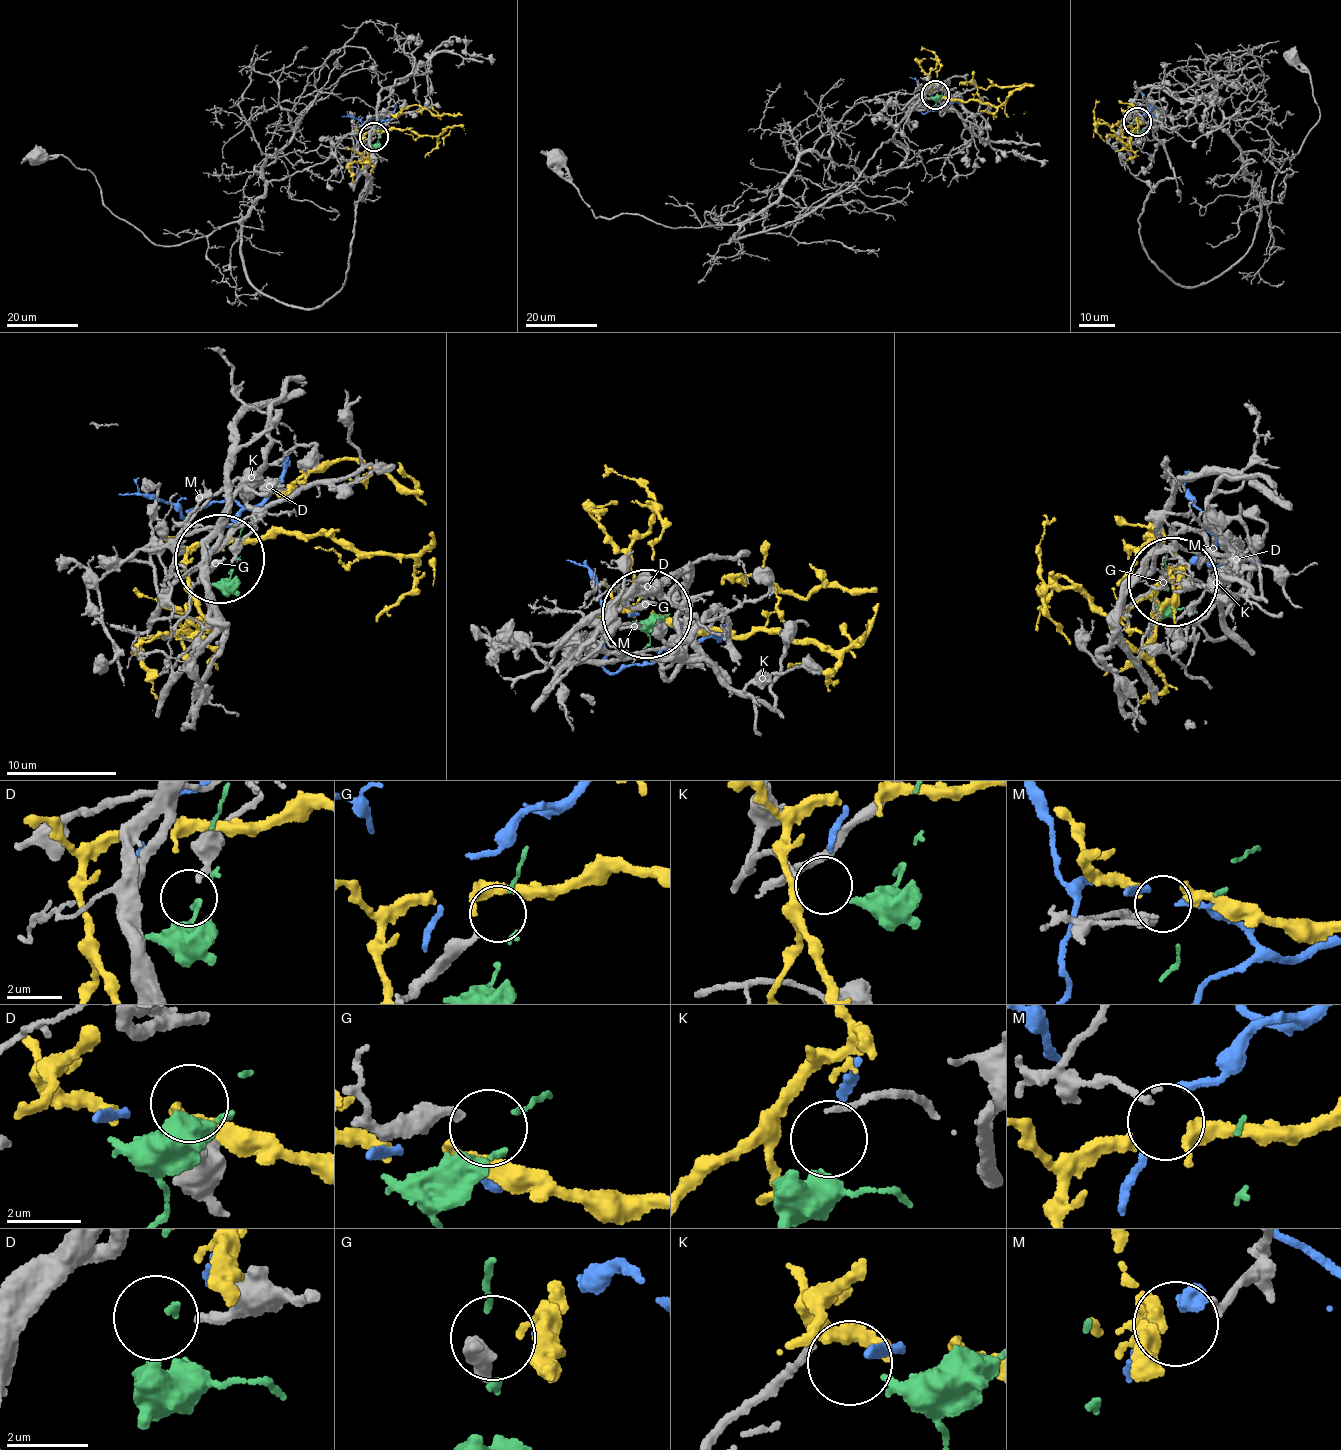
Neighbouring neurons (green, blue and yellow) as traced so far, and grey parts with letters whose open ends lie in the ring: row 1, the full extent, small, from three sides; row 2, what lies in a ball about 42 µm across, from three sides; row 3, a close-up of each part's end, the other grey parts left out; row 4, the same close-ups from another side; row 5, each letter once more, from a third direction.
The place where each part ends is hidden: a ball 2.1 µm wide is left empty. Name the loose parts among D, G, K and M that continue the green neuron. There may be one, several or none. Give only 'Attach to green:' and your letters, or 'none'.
Attach to green: K

